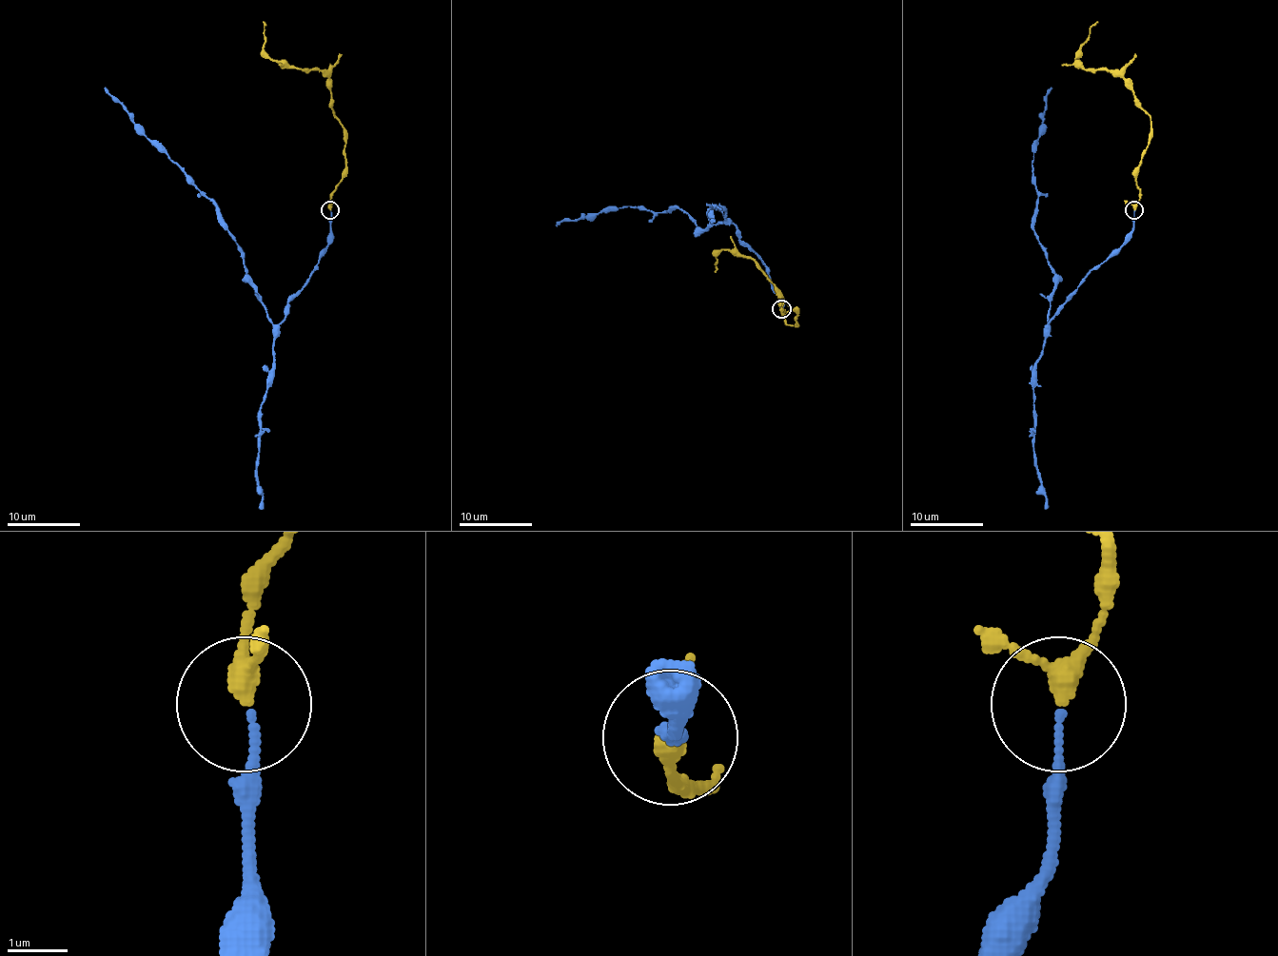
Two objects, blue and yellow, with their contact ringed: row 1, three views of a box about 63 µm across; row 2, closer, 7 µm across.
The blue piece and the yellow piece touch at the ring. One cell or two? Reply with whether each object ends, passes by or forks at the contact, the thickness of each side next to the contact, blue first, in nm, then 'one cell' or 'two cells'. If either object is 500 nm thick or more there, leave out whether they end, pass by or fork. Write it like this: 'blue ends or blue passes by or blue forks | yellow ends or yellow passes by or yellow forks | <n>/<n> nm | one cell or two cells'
blue ends | yellow passes by | 110/260 nm | one cell

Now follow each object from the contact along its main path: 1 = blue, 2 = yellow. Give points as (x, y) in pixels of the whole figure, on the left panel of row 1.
1: (330, 211), (330, 242), (318, 267), (288, 302), (288, 313), (273, 324), (219, 207), (146, 136), (106, 87)
2: (330, 209), (344, 167), (344, 140), (328, 78), (272, 59), (263, 48), (263, 21)

